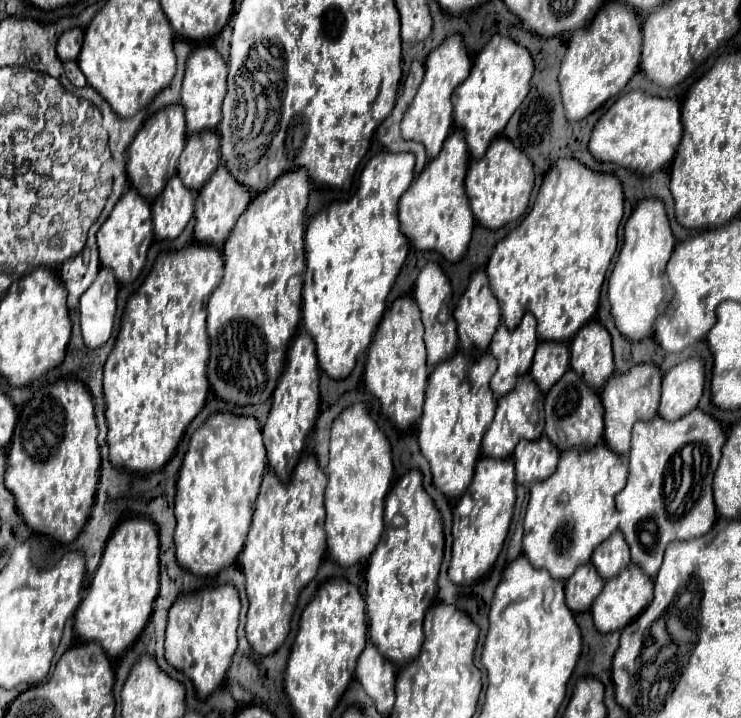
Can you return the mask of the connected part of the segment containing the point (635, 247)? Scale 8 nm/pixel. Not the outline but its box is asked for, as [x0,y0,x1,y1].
[609,198,675,340]

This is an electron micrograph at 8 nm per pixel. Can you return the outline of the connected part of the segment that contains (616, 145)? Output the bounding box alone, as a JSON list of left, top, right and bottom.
[589,90,682,174]

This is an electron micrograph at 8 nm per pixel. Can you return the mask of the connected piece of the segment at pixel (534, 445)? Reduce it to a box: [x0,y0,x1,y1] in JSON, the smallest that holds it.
[513,434,559,484]

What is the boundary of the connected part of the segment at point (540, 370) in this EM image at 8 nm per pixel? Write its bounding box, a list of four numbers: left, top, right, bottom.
[529,340,569,392]

